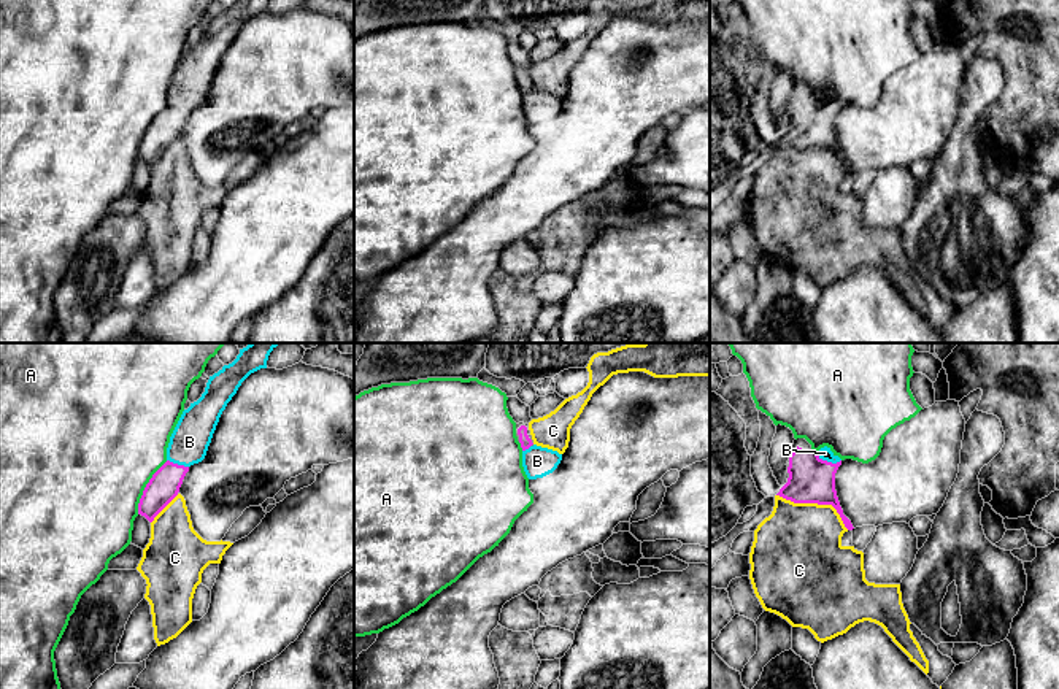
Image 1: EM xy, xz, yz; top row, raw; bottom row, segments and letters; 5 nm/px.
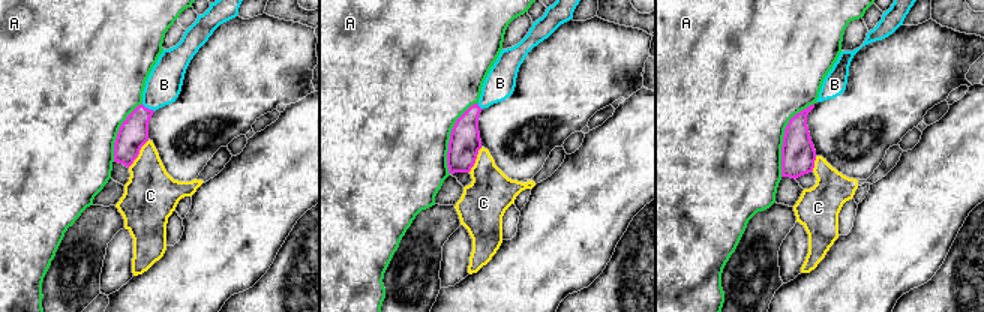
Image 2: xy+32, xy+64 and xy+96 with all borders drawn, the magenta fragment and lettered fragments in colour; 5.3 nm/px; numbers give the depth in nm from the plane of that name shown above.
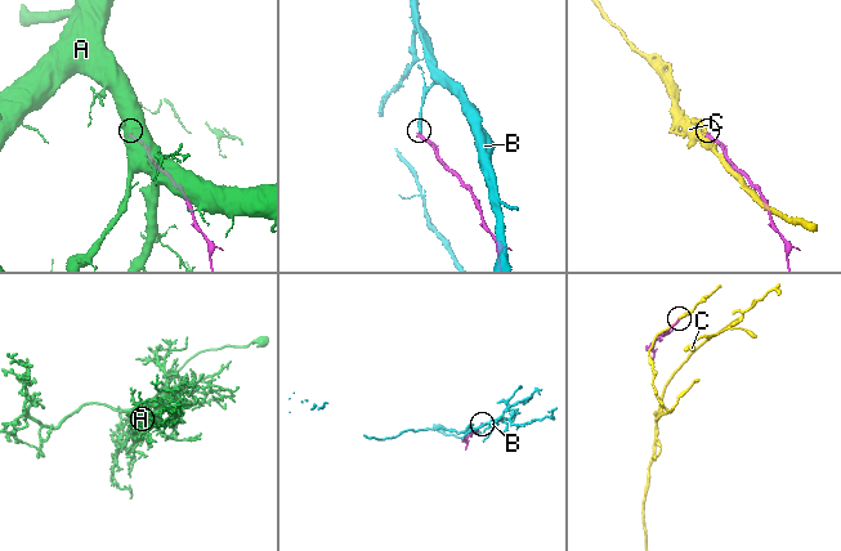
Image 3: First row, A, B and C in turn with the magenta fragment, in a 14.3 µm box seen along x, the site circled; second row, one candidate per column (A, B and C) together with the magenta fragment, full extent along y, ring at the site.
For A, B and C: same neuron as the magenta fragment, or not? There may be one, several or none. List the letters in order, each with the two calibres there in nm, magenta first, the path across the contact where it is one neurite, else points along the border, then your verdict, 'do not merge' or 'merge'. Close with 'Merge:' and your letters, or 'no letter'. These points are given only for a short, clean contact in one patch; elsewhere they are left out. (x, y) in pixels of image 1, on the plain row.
A: 160/500 nm | do not merge
B: 240/70 nm | across yz (812, 124), (829, 107), (824, 97) | merge
C: 240/440 nm | do not merge
Merge: B

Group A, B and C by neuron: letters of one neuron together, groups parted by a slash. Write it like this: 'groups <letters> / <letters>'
groups A / B / C

